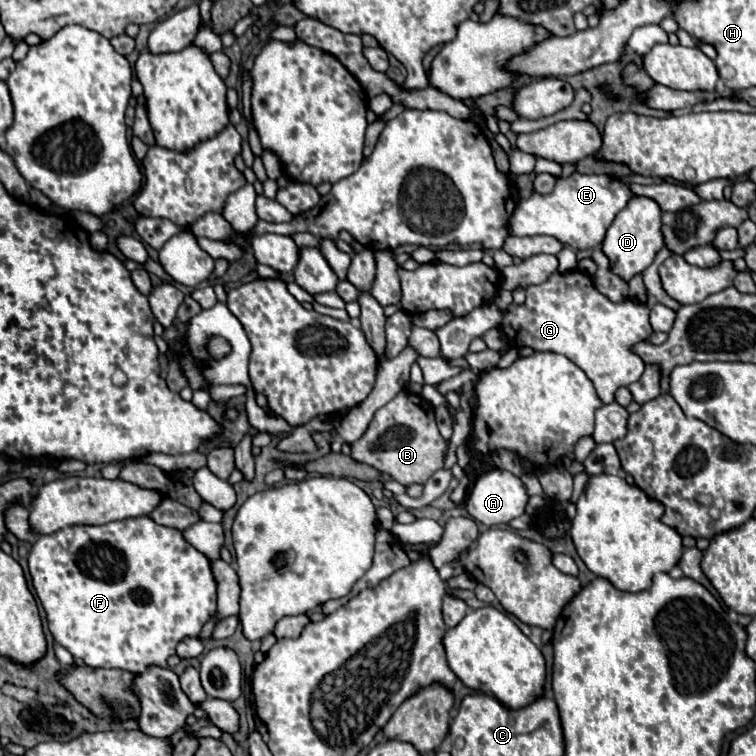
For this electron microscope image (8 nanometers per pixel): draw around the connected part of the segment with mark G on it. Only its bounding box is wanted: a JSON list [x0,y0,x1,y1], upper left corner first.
[499,270,653,404]

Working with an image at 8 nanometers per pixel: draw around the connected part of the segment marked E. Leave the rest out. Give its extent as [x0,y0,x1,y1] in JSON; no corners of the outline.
[511,172,633,250]

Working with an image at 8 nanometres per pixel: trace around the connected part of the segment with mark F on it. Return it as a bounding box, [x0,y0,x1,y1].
[29,516,217,674]

